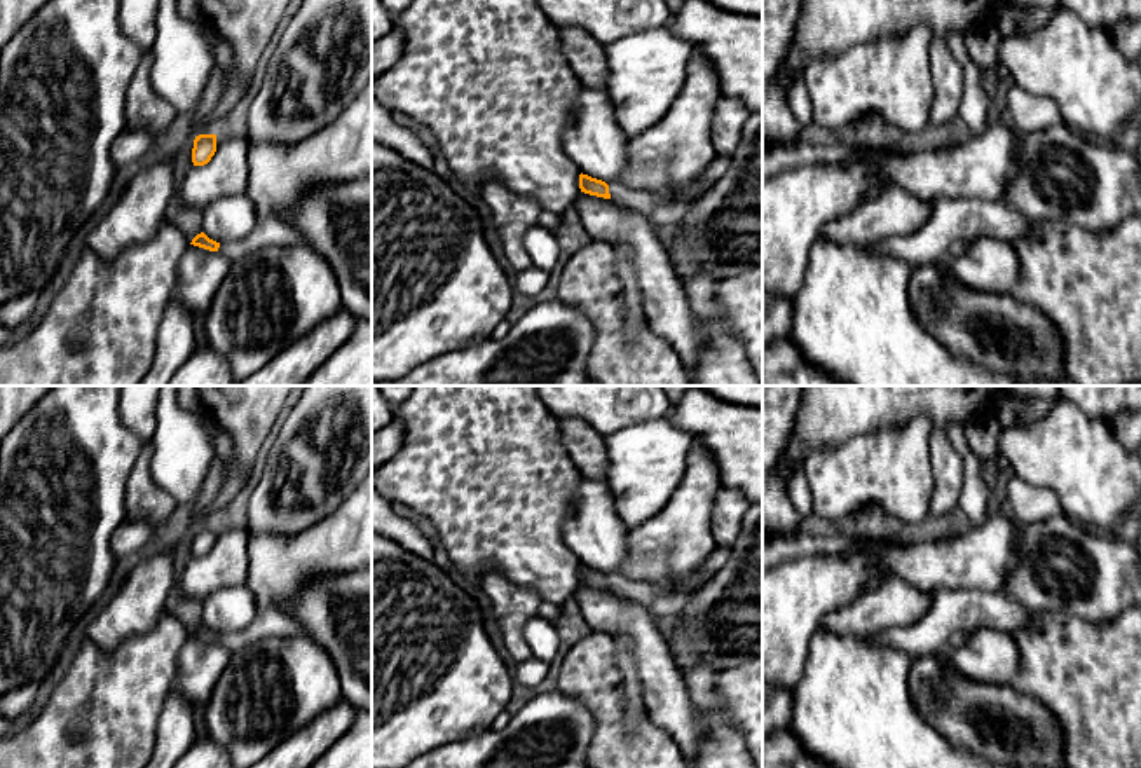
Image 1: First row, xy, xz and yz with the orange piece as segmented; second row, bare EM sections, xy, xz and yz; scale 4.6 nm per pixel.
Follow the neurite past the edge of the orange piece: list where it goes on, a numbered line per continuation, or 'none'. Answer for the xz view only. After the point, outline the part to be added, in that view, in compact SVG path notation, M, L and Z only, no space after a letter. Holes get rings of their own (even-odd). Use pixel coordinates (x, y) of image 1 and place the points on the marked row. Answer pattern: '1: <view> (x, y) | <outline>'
1: xz (639, 201) | M621 183L609 185L609 194L611 194L611 199L616 201L618 204L632 211L642 213L646 216L659 202L658 195L644 190L633 190L633 189L623 187Z

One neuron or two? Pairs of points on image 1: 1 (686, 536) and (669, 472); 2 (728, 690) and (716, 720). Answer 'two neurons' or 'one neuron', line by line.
1: two neurons
2: two neurons

